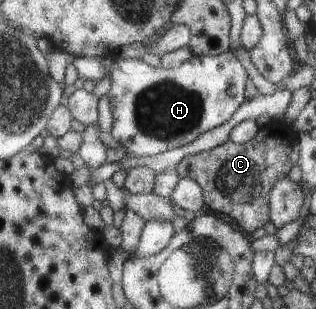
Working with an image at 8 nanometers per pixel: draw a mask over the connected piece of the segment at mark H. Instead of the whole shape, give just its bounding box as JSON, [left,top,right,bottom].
[73,51,249,157]

